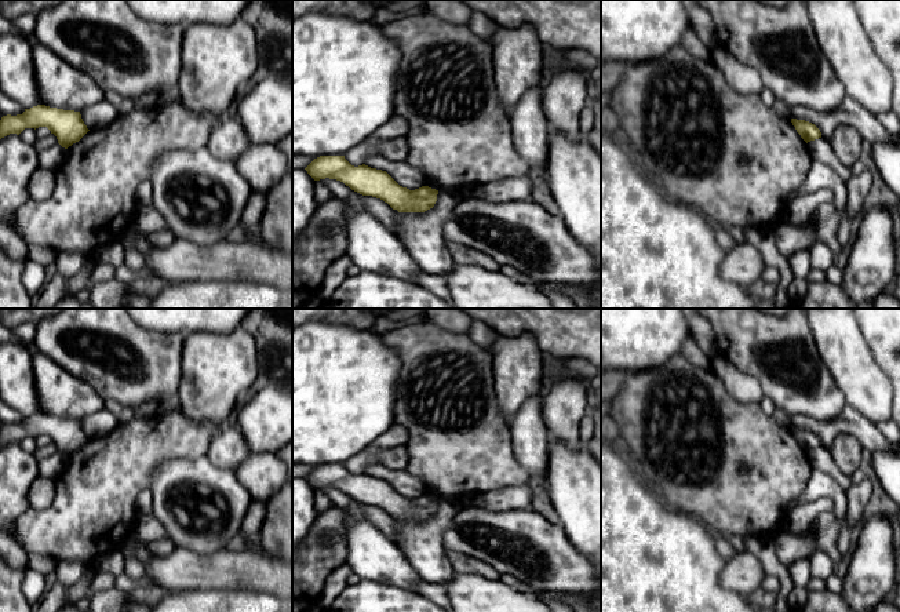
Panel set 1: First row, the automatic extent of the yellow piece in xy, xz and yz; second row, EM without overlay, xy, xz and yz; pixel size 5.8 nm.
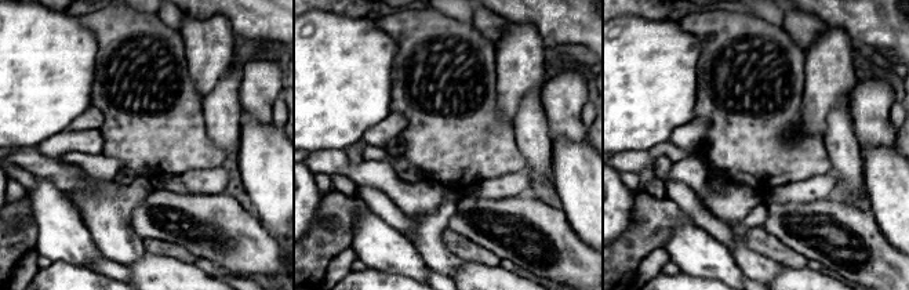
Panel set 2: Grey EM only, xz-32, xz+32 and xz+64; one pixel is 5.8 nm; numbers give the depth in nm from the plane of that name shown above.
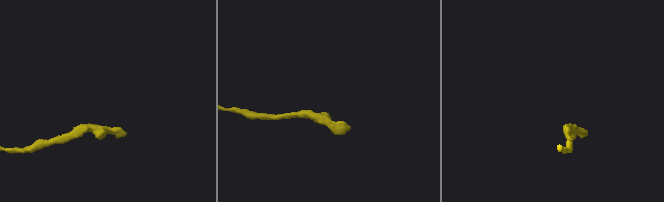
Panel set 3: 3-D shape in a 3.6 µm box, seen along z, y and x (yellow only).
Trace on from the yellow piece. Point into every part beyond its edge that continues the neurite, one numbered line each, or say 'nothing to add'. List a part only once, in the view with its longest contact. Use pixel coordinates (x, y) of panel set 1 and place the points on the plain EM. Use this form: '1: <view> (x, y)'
nothing to add

